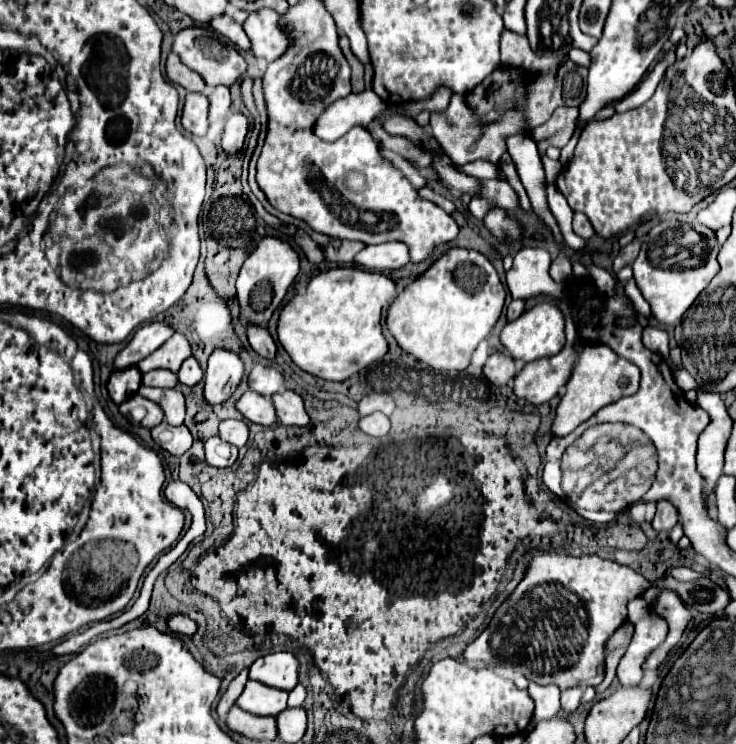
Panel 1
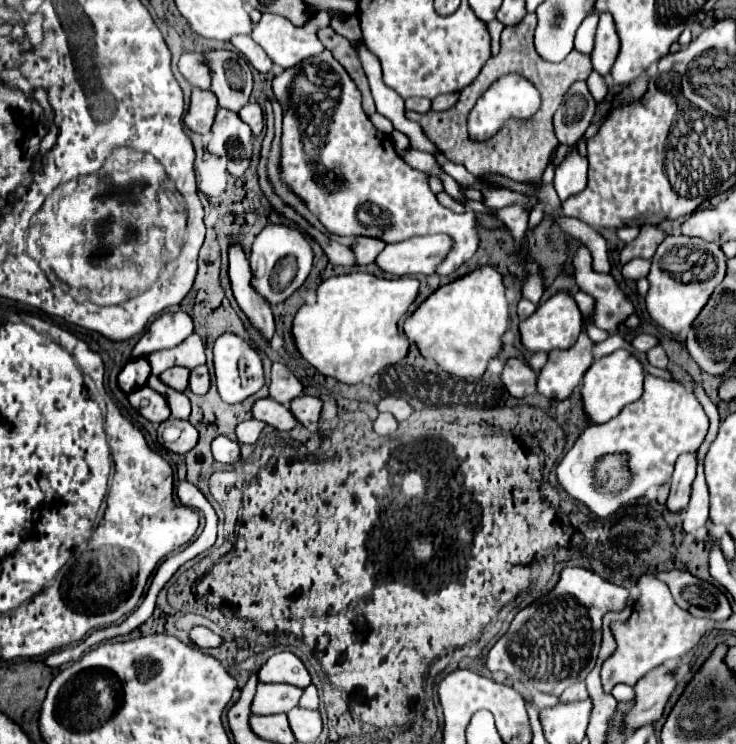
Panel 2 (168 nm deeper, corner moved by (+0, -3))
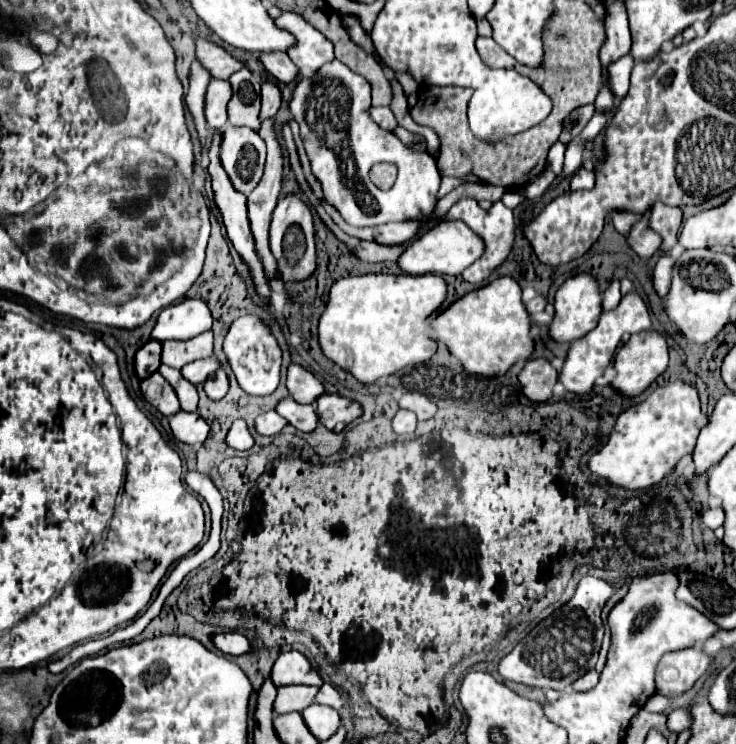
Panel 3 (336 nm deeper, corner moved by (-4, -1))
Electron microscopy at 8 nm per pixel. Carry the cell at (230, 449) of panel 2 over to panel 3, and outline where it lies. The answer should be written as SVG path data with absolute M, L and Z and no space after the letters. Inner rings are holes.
M236 420L236 422L232 424L232 428L230 428L228 434L226 434L226 444L228 444L230 448L234 448L234 450L240 450L240 452L246 452L246 450L252 448L254 438L252 438L252 434L248 432L246 422Z

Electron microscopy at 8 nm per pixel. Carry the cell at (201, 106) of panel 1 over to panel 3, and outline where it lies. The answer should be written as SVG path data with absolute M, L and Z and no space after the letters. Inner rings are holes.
M210 80L204 100L204 116L210 130L220 130L220 132L224 130L228 122L226 104L230 96L232 96L232 88L228 86L226 80Z

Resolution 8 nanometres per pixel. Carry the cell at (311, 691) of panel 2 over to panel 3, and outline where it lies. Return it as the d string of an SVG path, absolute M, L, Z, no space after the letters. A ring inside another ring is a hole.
M322 684L320 690L318 690L318 694L316 694L316 698L314 698L314 702L316 704L326 704L330 708L340 710L344 706L344 696L332 684Z

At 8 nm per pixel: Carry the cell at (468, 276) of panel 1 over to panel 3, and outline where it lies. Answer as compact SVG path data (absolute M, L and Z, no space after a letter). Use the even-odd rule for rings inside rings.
M510 276L472 290L442 310L430 324L432 338L446 344L448 352L460 360L464 370L482 376L504 374L516 360L528 360L534 348L530 338L530 318L520 300L520 286Z

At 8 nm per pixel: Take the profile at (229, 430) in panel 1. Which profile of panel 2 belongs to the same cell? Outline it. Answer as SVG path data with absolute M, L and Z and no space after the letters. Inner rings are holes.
M250 418L250 420L244 420L244 422L240 422L240 424L236 426L236 436L238 436L238 440L240 440L240 442L254 444L254 442L258 440L258 436L262 434L262 430L264 430L264 428L266 428L266 424L264 424L264 422Z

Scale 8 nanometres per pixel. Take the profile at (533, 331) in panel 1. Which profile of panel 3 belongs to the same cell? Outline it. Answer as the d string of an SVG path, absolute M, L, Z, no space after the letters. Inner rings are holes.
M576 274L568 278L556 292L554 298L554 318L548 326L548 336L558 344L570 344L578 338L584 338L598 322L602 308L600 308L600 290L598 282L590 274Z

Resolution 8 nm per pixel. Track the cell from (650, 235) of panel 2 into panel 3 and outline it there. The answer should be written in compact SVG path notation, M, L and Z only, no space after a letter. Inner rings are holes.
M656 202L656 206L652 206L648 226L662 236L662 244L660 244L662 254L666 254L678 242L680 222L682 222L682 208L664 206L660 202Z

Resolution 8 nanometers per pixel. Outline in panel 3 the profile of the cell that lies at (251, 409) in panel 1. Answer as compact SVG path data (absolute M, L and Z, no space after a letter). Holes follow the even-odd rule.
M290 396L276 404L276 412L300 432L312 432L318 426L316 410L312 404L298 404Z

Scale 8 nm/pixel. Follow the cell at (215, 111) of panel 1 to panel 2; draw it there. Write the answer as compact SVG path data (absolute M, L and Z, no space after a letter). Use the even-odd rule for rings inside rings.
M218 108L208 150L216 156L226 158L228 172L234 178L242 178L250 168L250 160L254 152L252 130L248 128L248 124L240 120L238 114Z

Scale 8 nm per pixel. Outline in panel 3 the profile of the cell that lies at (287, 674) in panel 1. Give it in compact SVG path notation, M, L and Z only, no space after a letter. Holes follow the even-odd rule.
M290 650L290 652L284 652L278 656L270 678L276 686L286 686L286 684L322 686L322 678L310 666L308 658L296 650Z

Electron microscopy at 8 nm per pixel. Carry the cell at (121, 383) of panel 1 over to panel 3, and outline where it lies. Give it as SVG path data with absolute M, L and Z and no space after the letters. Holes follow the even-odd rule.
M148 342L144 344L138 352L136 352L136 358L134 358L134 370L136 370L136 376L140 380L148 378L150 374L154 374L160 366L160 342Z

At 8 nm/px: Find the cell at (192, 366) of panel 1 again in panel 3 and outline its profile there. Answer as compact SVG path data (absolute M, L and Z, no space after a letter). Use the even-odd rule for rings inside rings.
M216 370L212 376L208 376L208 380L202 386L208 398L220 400L228 392L228 376L224 374L224 370Z

